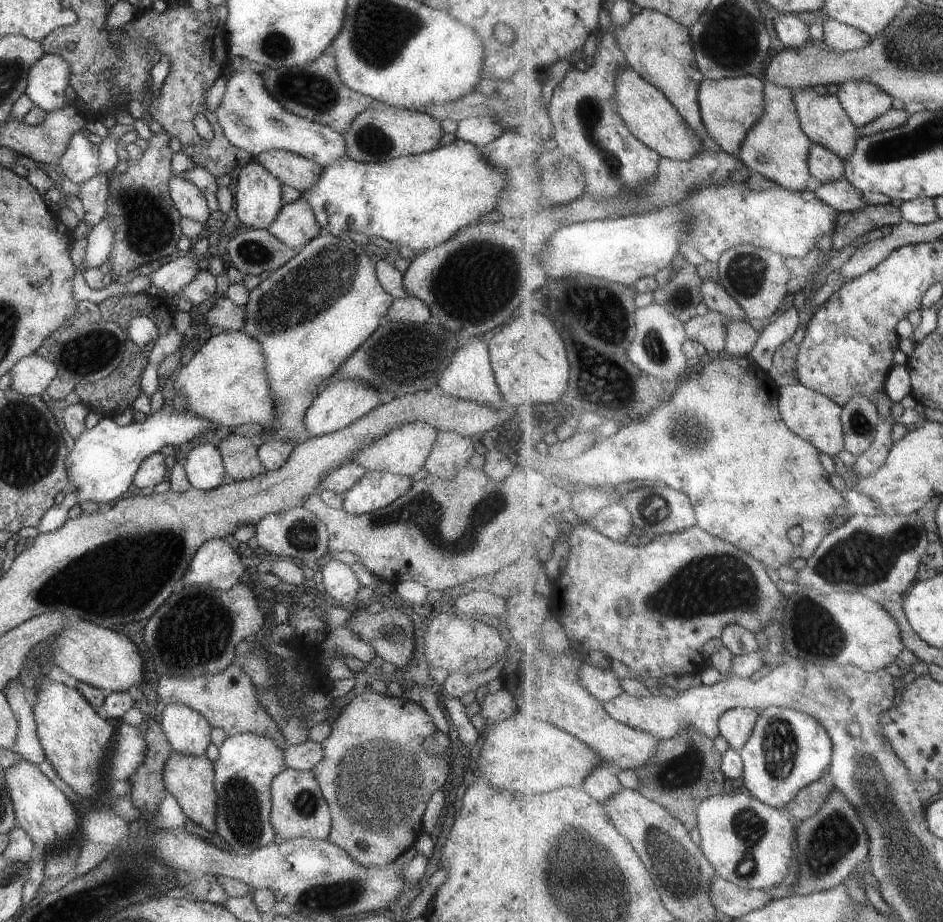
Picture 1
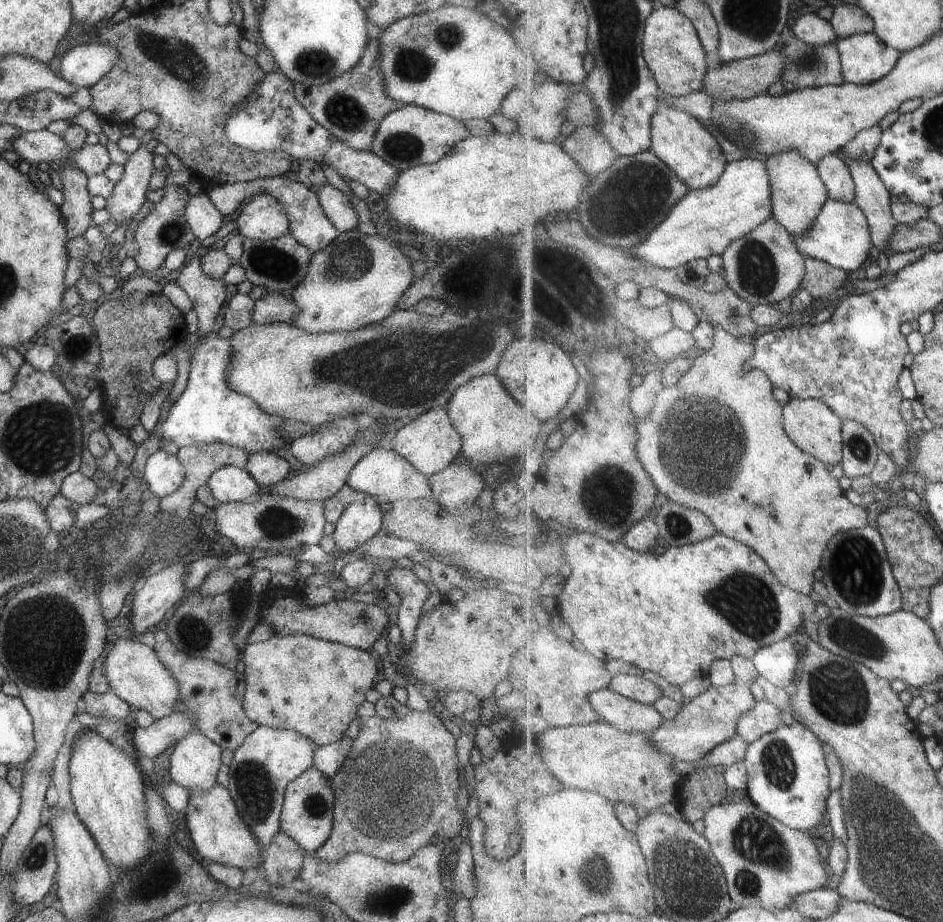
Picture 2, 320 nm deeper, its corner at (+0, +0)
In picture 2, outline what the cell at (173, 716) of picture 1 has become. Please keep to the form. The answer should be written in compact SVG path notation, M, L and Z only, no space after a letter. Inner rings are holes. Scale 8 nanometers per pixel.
M198 731L186 734L170 755L170 780L187 790L208 791L216 783L220 750Z

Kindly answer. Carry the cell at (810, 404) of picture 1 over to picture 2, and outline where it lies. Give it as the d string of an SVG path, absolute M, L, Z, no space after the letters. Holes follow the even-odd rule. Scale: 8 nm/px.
M792 399L784 407L784 428L792 441L811 456L824 461L825 464L837 466L844 459L844 438L842 428L845 420L819 399Z

